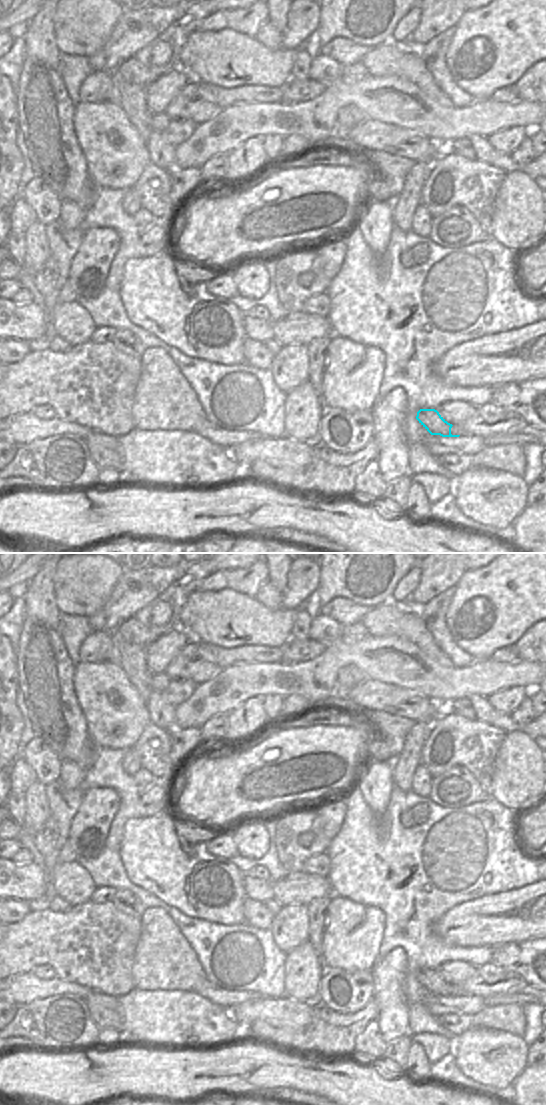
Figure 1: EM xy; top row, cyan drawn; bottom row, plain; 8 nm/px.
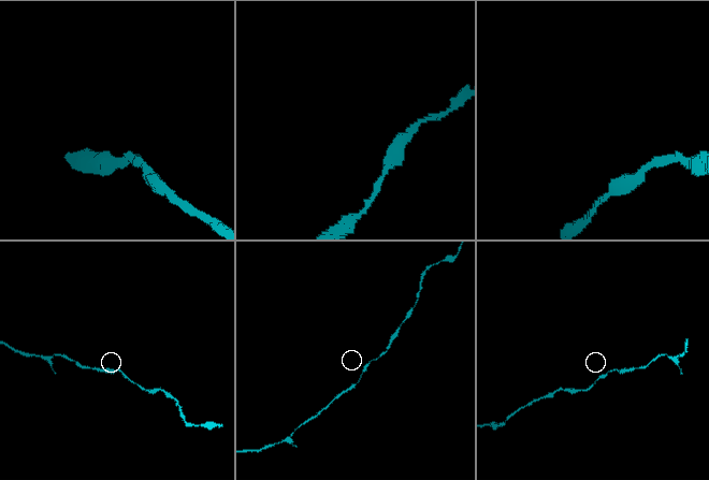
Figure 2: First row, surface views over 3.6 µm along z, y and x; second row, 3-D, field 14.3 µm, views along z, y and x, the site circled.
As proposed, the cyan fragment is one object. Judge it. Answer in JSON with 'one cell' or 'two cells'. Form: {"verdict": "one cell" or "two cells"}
{"verdict": "one cell"}

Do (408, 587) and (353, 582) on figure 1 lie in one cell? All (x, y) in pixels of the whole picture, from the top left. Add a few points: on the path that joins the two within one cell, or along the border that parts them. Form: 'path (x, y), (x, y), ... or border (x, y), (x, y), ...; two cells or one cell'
border (411, 568), (397, 584), (390, 600); two cells

